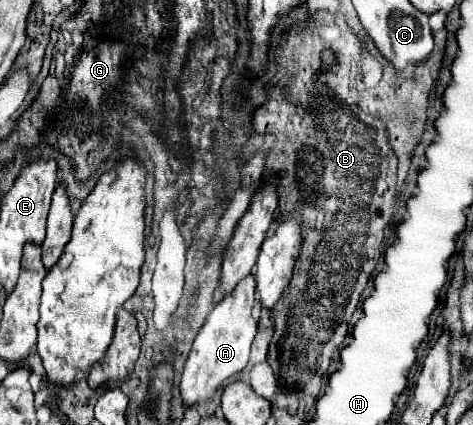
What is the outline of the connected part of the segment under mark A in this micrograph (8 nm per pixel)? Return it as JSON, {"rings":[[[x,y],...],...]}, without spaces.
{"rings":[[[248,275],[240,285],[236,285],[234,293],[224,297],[208,315],[204,327],[200,329],[198,337],[194,339],[192,351],[186,359],[182,379],[180,379],[180,395],[184,407],[200,405],[206,401],[212,401],[222,381],[230,379],[232,375],[240,373],[248,363],[250,343],[256,335],[256,321],[252,319],[252,307],[254,307],[254,275]]]}

